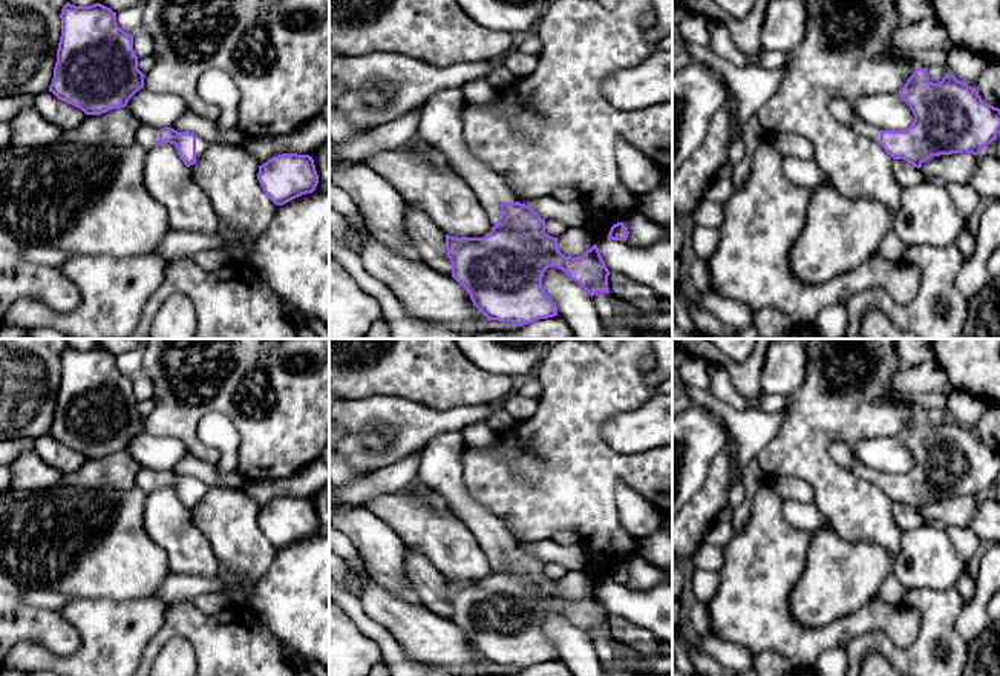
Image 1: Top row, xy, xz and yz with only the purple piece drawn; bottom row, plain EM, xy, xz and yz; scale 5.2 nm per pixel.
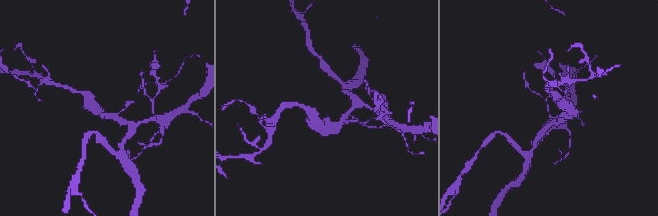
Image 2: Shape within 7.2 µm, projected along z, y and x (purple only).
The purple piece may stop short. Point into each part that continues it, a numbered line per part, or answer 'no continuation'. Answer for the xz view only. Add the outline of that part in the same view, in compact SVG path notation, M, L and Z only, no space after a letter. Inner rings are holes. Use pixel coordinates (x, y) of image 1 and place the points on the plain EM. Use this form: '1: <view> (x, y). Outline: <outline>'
1: xz (441, 468). Outline: M461 432L435 435L420 451L418 481L443 495L452 512L479 540L492 570L498 567L502 546L516 546L507 524L478 501L464 481L464 437Z

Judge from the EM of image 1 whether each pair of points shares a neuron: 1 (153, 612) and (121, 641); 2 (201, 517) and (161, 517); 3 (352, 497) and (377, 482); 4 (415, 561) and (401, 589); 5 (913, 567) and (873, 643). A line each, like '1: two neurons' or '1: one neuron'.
1: one neuron
2: two neurons
3: one neuron
4: two neurons
5: two neurons

